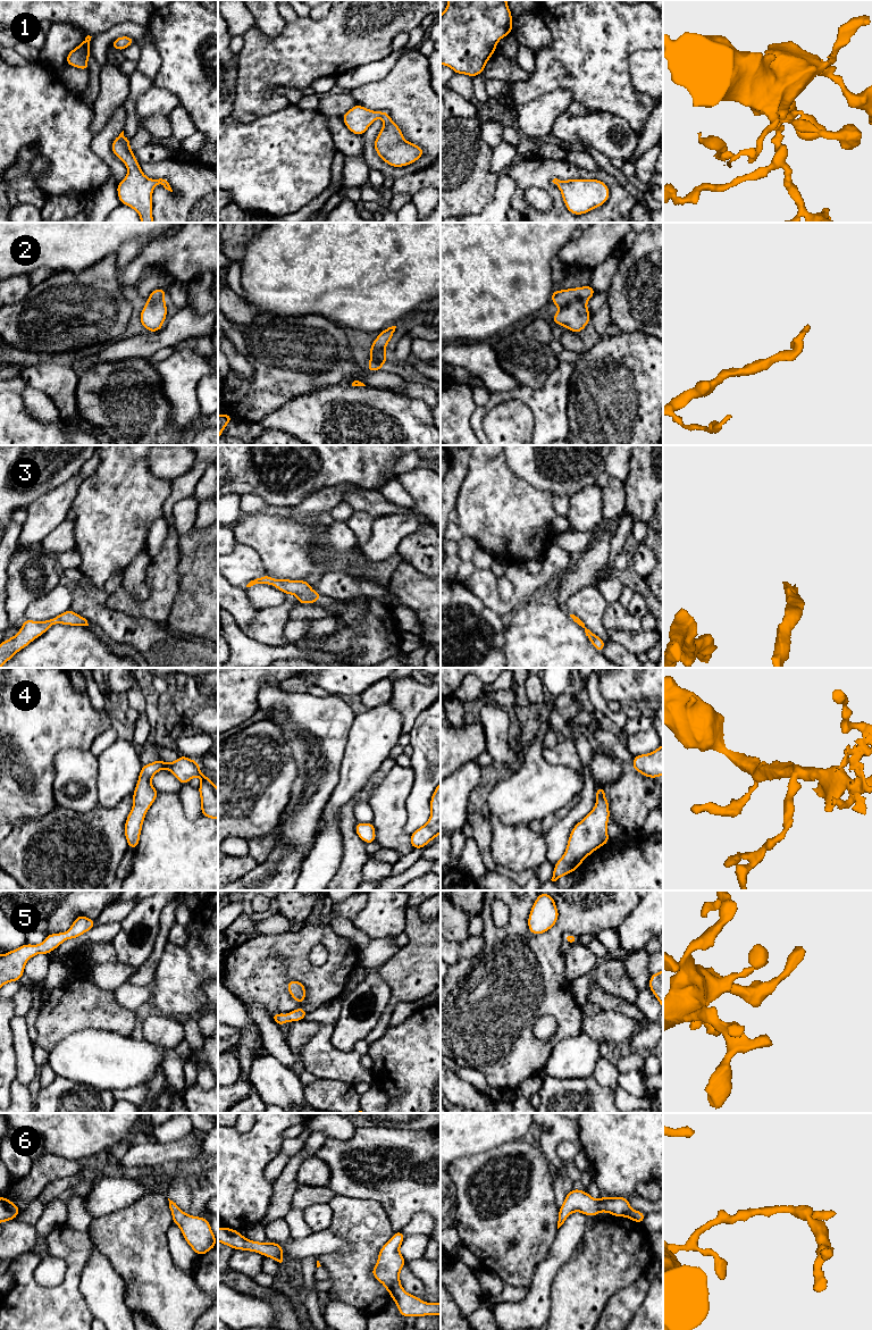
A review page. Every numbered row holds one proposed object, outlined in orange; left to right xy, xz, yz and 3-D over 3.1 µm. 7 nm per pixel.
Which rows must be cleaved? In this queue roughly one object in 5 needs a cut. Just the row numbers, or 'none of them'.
none of them

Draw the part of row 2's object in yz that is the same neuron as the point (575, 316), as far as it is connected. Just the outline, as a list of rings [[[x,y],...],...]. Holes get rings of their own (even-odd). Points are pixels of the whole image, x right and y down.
[[[590,285],[554,291],[551,301],[560,309],[553,316],[553,323],[579,334],[590,320],[586,303],[595,292]]]

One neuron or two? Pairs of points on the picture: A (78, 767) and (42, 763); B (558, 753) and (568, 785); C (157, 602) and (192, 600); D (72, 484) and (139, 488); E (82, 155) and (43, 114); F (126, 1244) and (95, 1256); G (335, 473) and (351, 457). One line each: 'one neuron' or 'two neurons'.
A: two neurons
B: two neurons
C: two neurons
D: two neurons
E: one neuron
F: two neurons
G: one neuron

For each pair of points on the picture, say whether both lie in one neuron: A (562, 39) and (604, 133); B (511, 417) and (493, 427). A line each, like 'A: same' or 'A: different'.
A: different
B: same

